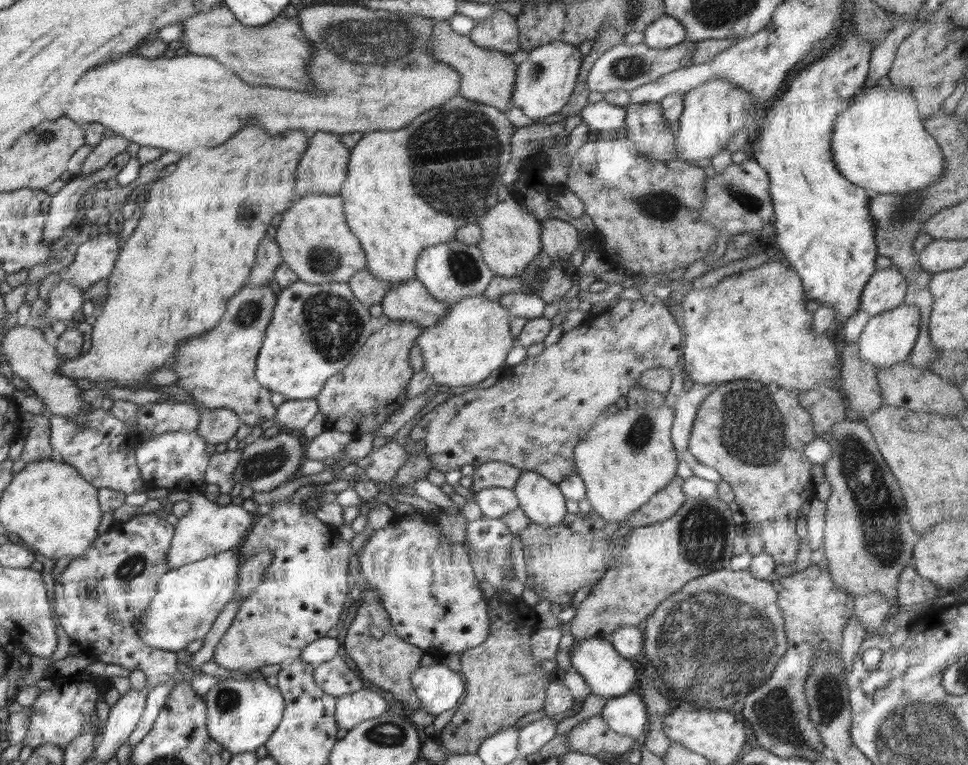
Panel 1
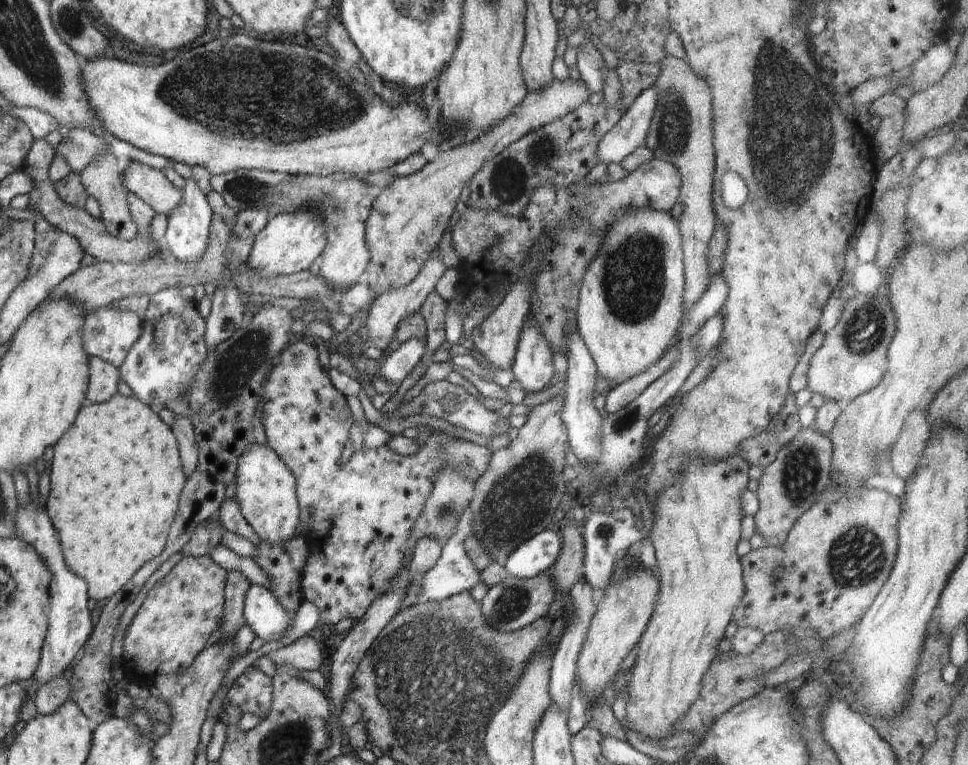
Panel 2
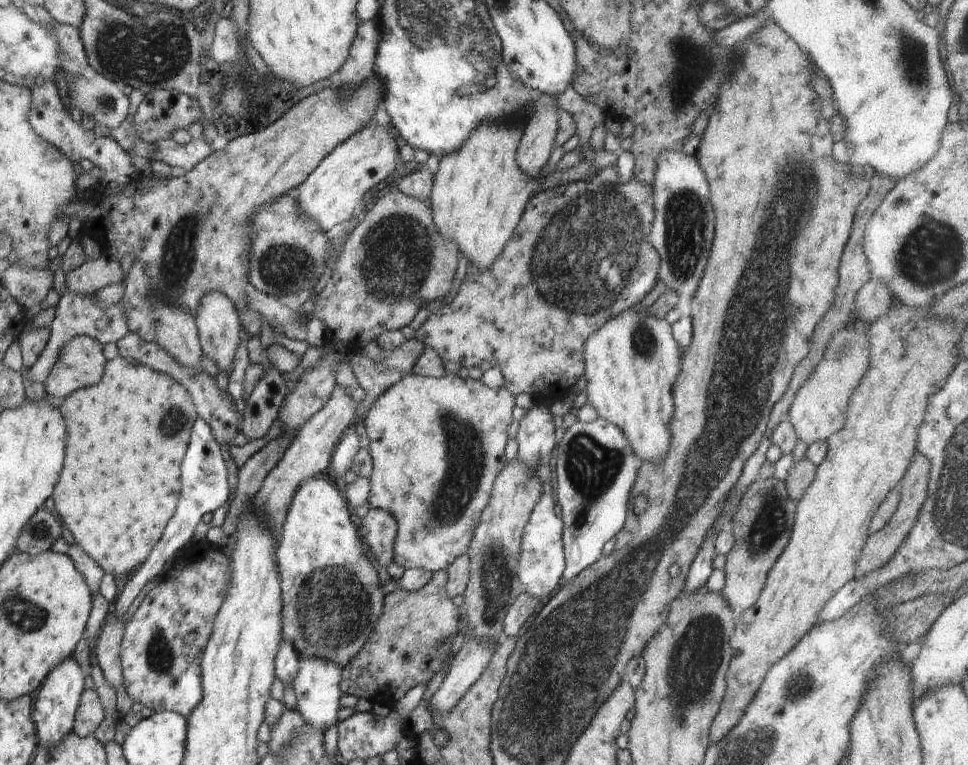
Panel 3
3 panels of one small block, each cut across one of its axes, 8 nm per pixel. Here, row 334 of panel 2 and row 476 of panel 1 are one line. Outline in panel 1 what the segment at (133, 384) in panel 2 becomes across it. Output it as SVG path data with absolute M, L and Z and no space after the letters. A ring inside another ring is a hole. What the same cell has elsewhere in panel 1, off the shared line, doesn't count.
M196 431L165 432L155 437L147 436L135 452L140 479L144 481L146 490L168 488L177 493L201 490L206 486L205 473L210 457L206 453L205 440Z

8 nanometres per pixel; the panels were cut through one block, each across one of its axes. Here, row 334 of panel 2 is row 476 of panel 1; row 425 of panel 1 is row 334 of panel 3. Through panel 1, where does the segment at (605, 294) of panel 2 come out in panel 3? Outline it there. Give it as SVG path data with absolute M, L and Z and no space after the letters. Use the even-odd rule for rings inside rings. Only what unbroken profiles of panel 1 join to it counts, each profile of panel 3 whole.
M630 306L630 308L622 310L620 314L616 314L614 318L610 318L606 324L602 324L602 326L600 326L600 328L592 334L592 336L589 336L586 339L582 350L583 376L587 381L585 387L587 394L586 402L588 402L588 404L590 404L590 406L598 412L599 418L604 418L604 420L612 422L614 426L618 426L618 428L622 430L622 434L626 434L626 438L628 442L630 442L630 446L632 446L634 454L636 454L639 459L648 462L662 462L662 460L664 460L664 456L666 456L666 452L668 452L668 448L670 448L670 440L672 440L672 434L670 434L670 422L672 422L675 410L672 386L674 382L676 382L678 374L680 374L683 351L680 348L680 345L676 344L674 336L672 336L671 324L664 318L654 318L652 314L647 314L648 309L649 308L646 308L638 312L634 309L634 306Z

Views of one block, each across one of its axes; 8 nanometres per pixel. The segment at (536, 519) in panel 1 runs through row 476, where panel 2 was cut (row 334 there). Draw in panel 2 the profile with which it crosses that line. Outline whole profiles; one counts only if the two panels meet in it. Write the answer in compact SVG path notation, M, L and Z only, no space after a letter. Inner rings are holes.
M528 317L526 326L520 332L510 369L514 381L521 384L526 394L544 390L555 374L552 348L534 318Z

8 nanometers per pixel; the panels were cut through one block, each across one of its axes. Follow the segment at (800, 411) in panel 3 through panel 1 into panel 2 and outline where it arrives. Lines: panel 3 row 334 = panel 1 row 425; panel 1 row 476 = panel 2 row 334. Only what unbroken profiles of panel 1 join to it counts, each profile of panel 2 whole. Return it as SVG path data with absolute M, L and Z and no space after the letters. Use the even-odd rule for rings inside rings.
M858 293L845 303L838 324L826 332L824 344L810 358L806 386L813 394L820 394L826 401L834 400L841 405L872 390L882 380L888 370L886 350L896 332L896 316L890 308L887 294Z

